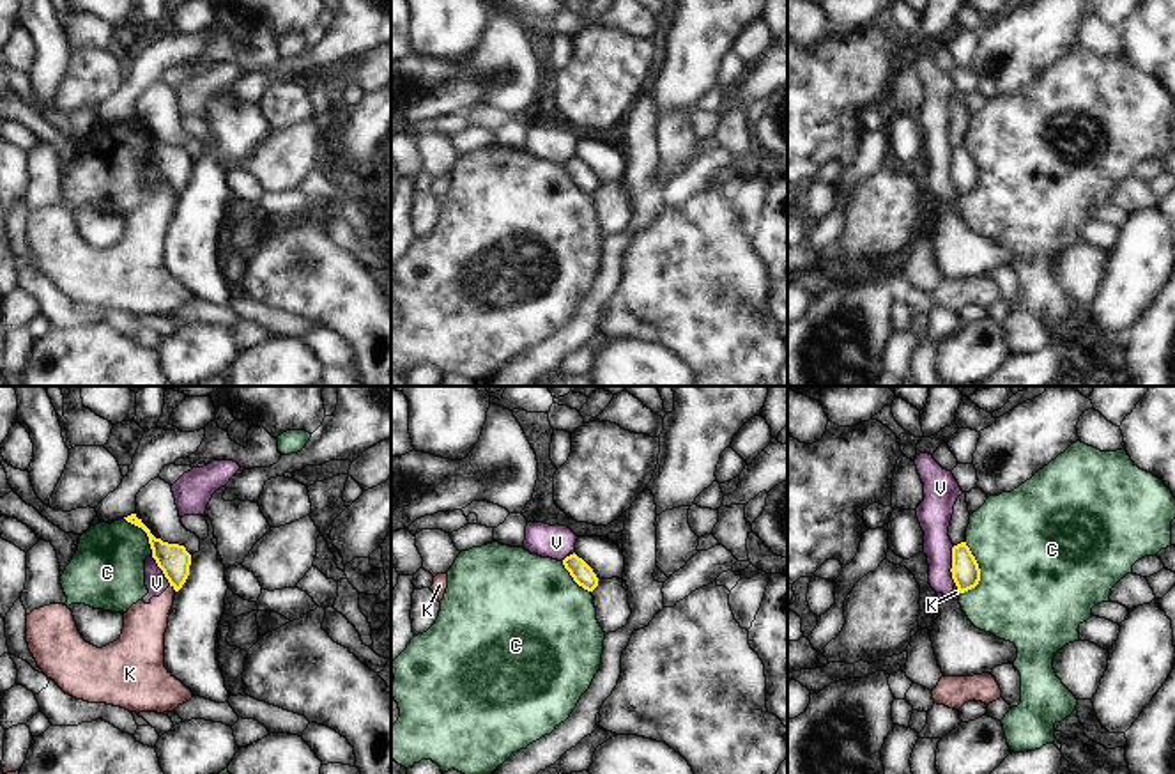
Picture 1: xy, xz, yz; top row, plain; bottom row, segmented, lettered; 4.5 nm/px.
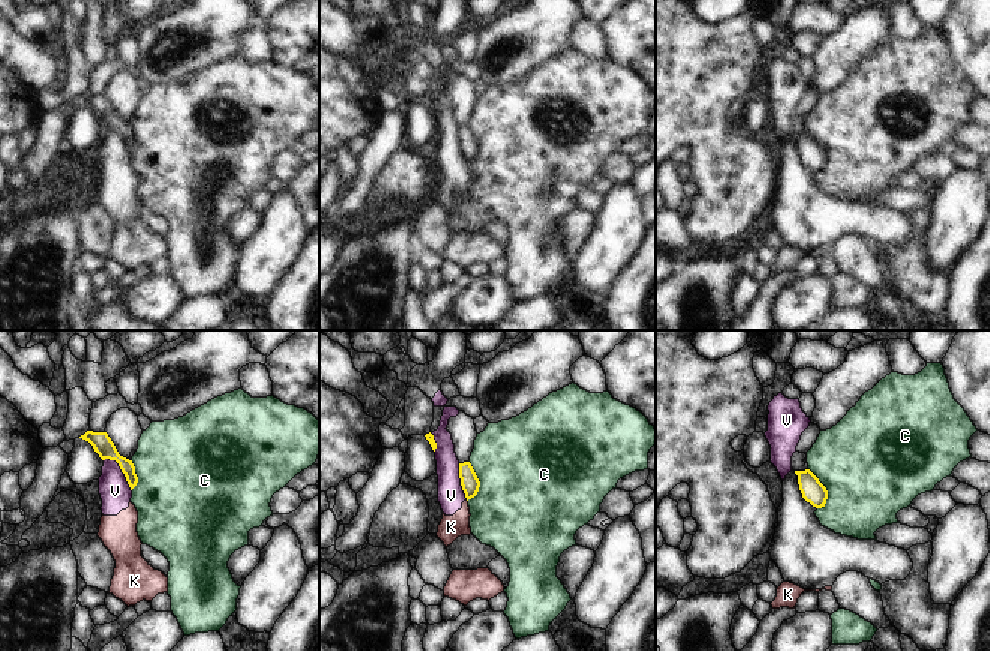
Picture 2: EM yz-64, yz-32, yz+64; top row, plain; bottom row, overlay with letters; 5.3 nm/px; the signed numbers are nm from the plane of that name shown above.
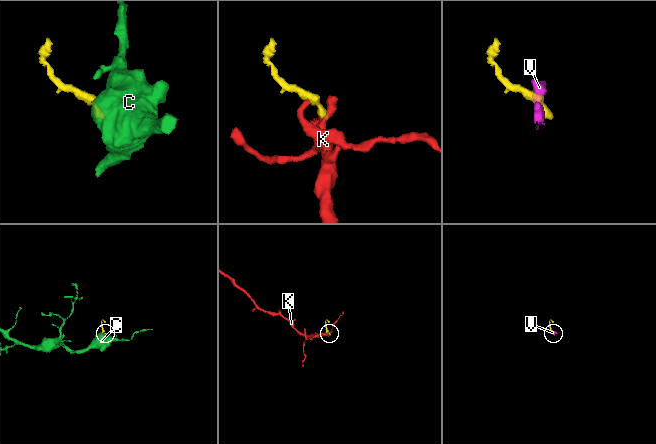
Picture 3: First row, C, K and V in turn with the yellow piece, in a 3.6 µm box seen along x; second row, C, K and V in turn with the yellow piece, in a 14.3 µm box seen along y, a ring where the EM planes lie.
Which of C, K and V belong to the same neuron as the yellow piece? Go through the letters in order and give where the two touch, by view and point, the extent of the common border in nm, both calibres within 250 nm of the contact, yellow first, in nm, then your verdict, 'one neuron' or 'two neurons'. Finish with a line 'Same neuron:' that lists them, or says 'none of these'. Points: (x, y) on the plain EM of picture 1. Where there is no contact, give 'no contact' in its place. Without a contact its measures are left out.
C: contact yz (979, 176); length 240 nm; calibres 130 and 500 nm; two neurons
K: contact xy (174, 192); length 40 nm; calibres 150 and 190 nm; two neurons
V: contact yz (952, 169); length 180 nm; calibres 130 and 160 nm; two neurons
Same neuron: none of these

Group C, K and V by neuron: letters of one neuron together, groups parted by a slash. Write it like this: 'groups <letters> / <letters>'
groups C / K V

